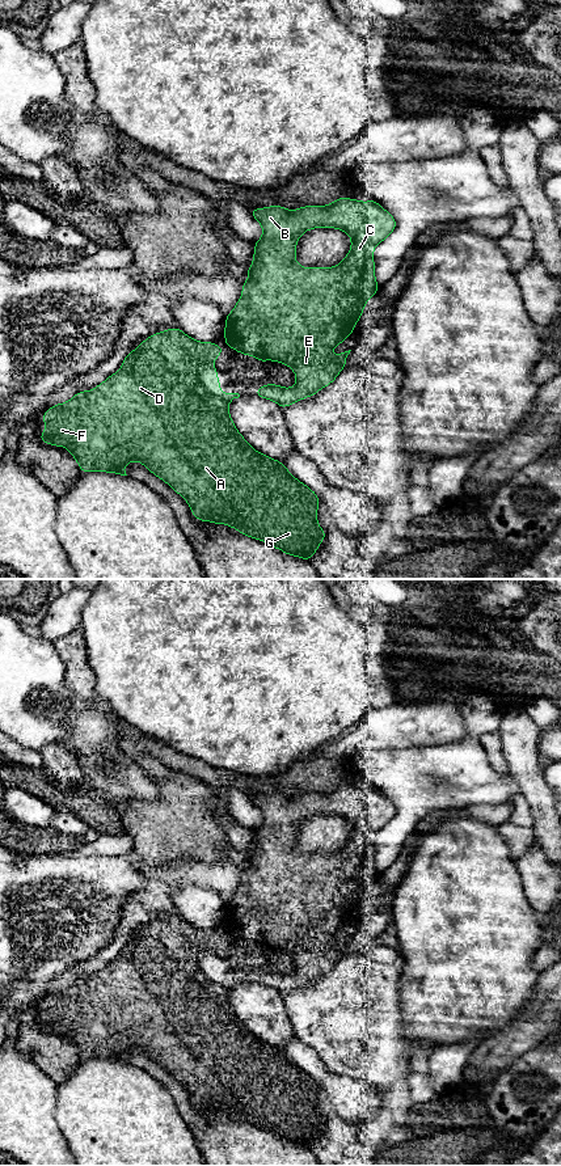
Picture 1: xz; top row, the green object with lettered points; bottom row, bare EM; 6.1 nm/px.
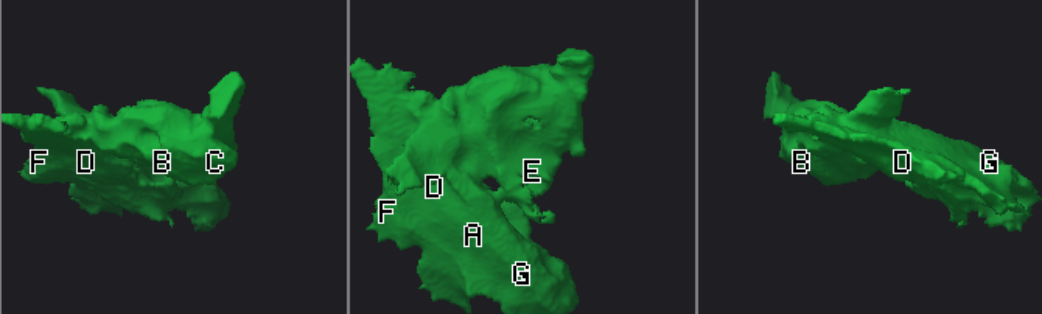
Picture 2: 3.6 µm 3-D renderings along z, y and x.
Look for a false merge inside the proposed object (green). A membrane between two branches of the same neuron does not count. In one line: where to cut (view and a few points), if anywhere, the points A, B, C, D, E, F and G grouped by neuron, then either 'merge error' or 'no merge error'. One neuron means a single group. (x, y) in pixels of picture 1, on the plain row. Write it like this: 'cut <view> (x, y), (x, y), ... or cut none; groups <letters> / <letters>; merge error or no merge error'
cut xz (203, 949), (198, 959), (198, 967), (209, 979), (227, 989); groups A D F G / B C E; merge error

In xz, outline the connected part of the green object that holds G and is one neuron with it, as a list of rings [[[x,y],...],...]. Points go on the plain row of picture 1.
[[[180,914],[159,918],[130,938],[122,949],[122,955],[93,977],[81,977],[69,988],[52,992],[42,1002],[46,1015],[39,1027],[67,1035],[83,1060],[127,1063],[125,1053],[130,1048],[142,1049],[189,1090],[199,1108],[225,1111],[244,1123],[309,1149],[328,1121],[317,1108],[317,1081],[296,1066],[283,1049],[256,1038],[233,1011],[228,989],[208,980],[199,968],[201,952],[214,950],[224,938],[225,935],[218,934],[215,929],[193,926]]]

